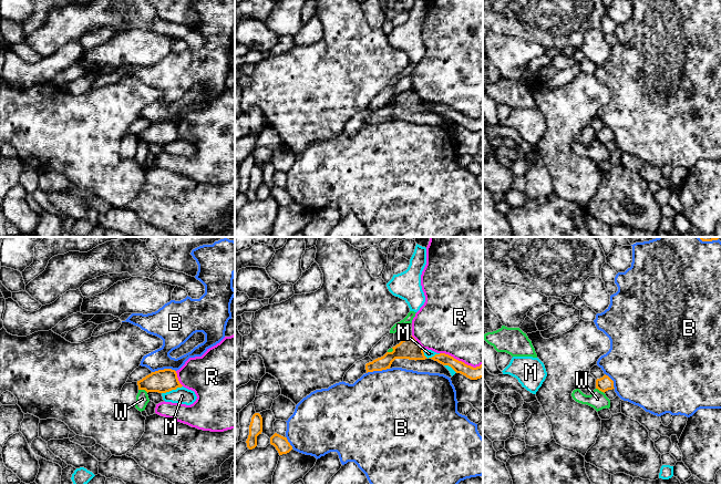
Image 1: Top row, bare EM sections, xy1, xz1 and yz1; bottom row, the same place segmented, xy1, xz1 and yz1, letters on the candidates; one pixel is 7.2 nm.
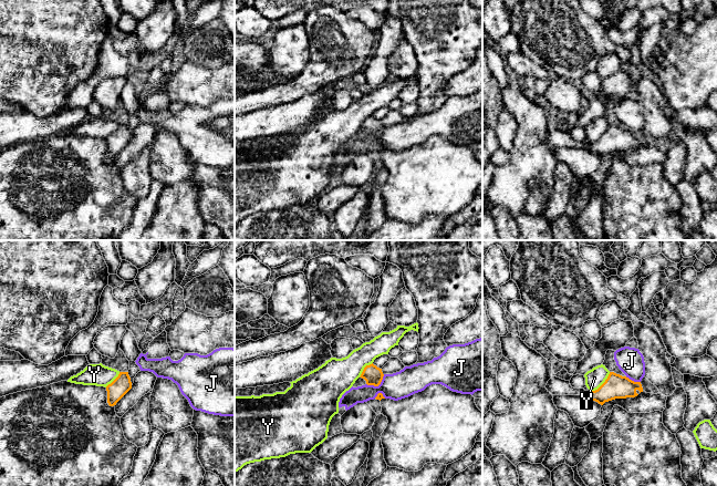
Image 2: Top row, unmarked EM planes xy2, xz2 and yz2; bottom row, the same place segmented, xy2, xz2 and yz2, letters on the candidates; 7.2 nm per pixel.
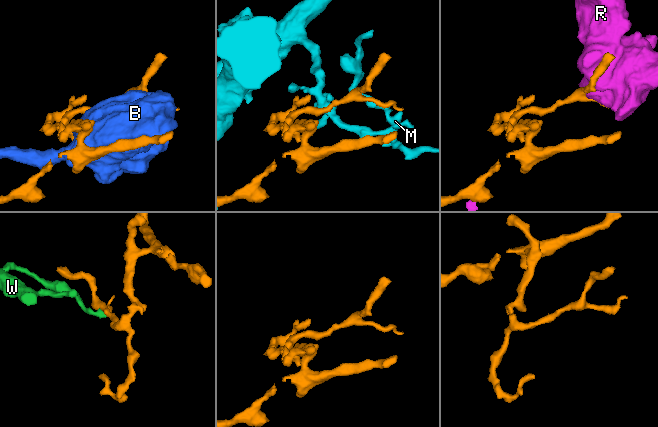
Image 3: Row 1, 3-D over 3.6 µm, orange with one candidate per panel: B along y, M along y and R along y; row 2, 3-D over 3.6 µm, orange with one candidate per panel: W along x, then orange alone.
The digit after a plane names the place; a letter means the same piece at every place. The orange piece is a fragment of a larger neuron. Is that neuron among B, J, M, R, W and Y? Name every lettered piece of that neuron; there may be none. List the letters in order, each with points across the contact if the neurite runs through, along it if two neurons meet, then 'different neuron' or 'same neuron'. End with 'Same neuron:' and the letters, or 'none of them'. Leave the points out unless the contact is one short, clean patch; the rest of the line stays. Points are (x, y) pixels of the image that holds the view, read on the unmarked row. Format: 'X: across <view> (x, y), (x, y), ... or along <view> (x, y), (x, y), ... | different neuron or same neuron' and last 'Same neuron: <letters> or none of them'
B: different neuron
J: along xz2 (384, 126), (377, 137), (366, 136) | different neuron
M: different neuron
R: different neuron
W: along xy1 (138, 141), (144, 141), (147, 144) | different neuron
Y: along yz2 (610, 124), (608, 130), (590, 144) | different neuron
Same neuron: none of them

